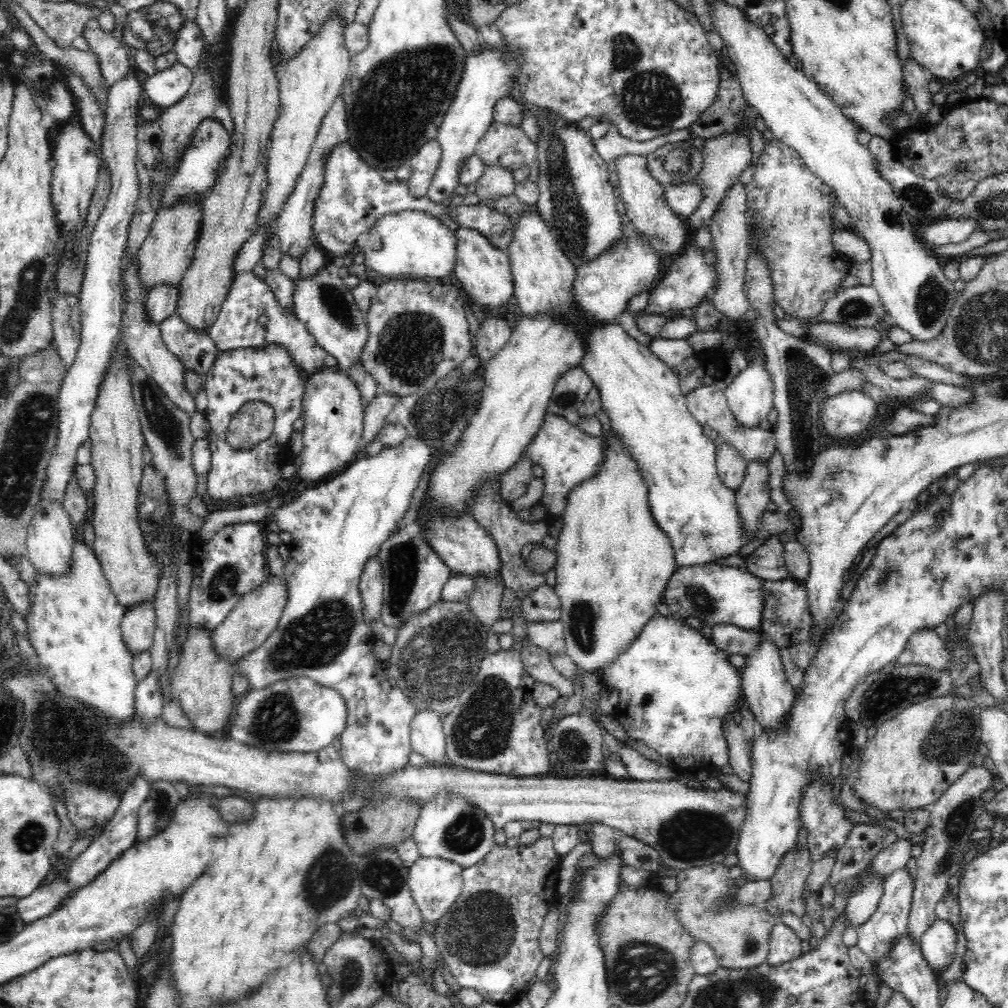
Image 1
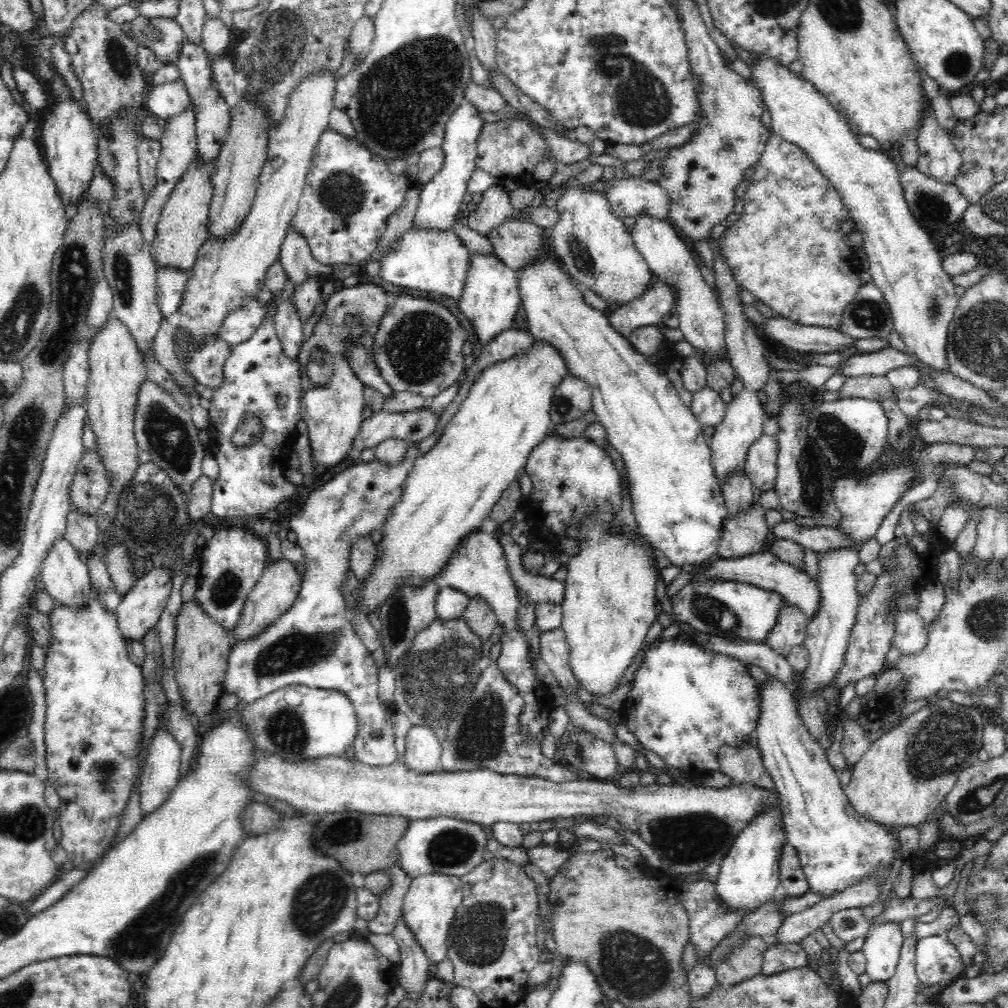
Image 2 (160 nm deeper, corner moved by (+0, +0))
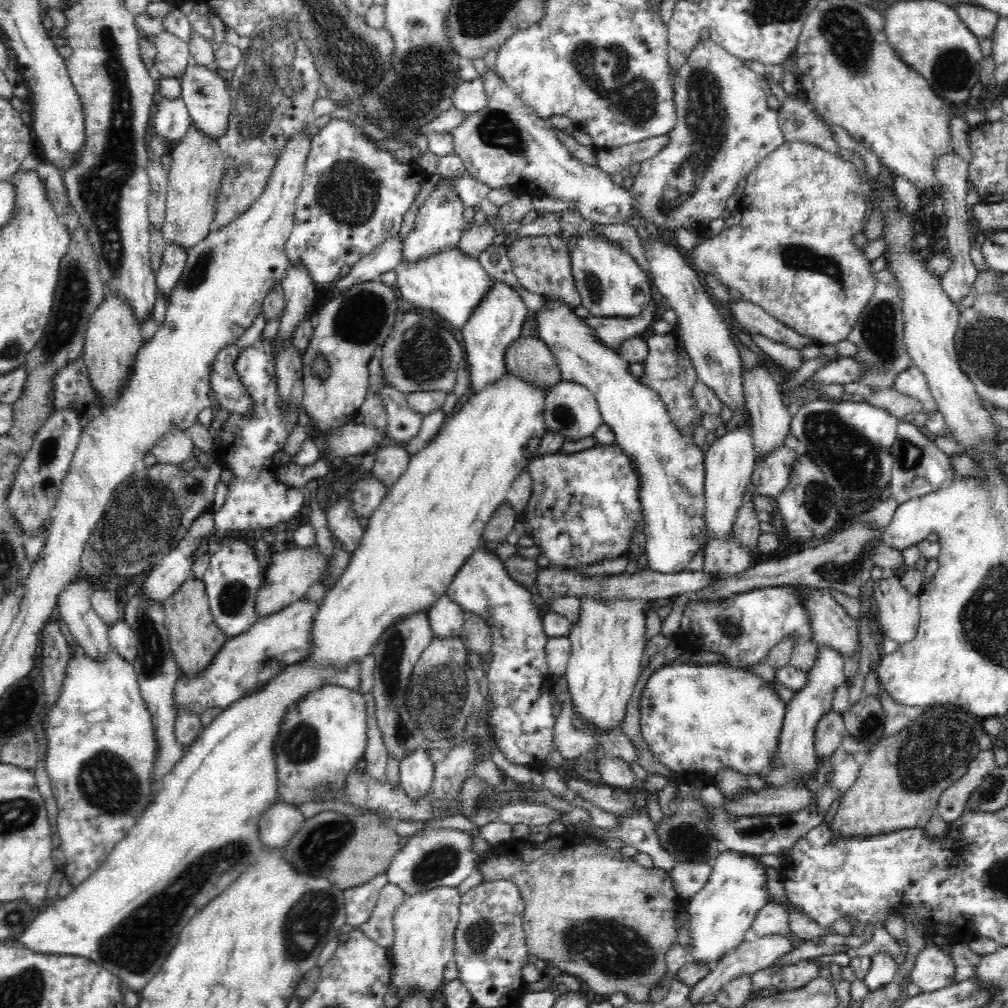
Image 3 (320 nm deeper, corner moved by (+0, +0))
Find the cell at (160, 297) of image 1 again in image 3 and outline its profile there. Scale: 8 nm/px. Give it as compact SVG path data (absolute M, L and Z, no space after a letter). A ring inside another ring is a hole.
M175 242L165 246L162 264L158 274L155 275L155 281L157 287L167 297L170 296L172 288L176 286L176 282L186 267L187 252L188 250L184 249L184 246L175 244Z

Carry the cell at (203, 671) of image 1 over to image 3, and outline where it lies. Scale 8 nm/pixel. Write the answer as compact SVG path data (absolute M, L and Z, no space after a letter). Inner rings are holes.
M188 577L174 594L164 600L163 609L170 648L180 671L190 677L200 675L228 639L214 622L203 579Z

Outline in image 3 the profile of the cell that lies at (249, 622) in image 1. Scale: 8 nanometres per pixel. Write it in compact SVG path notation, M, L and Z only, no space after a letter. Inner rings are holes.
M282 544L273 548L264 570L262 586L257 592L256 612L259 617L276 613L295 601L304 598L312 584L322 581L321 576L327 570L330 556L322 553L318 546L309 547Z

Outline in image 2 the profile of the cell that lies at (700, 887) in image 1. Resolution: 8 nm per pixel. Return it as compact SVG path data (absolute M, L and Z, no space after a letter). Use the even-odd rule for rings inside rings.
M748 937L730 958L717 966L717 984L731 987L760 974L762 958L767 950L767 944L764 942L765 940L760 937Z

